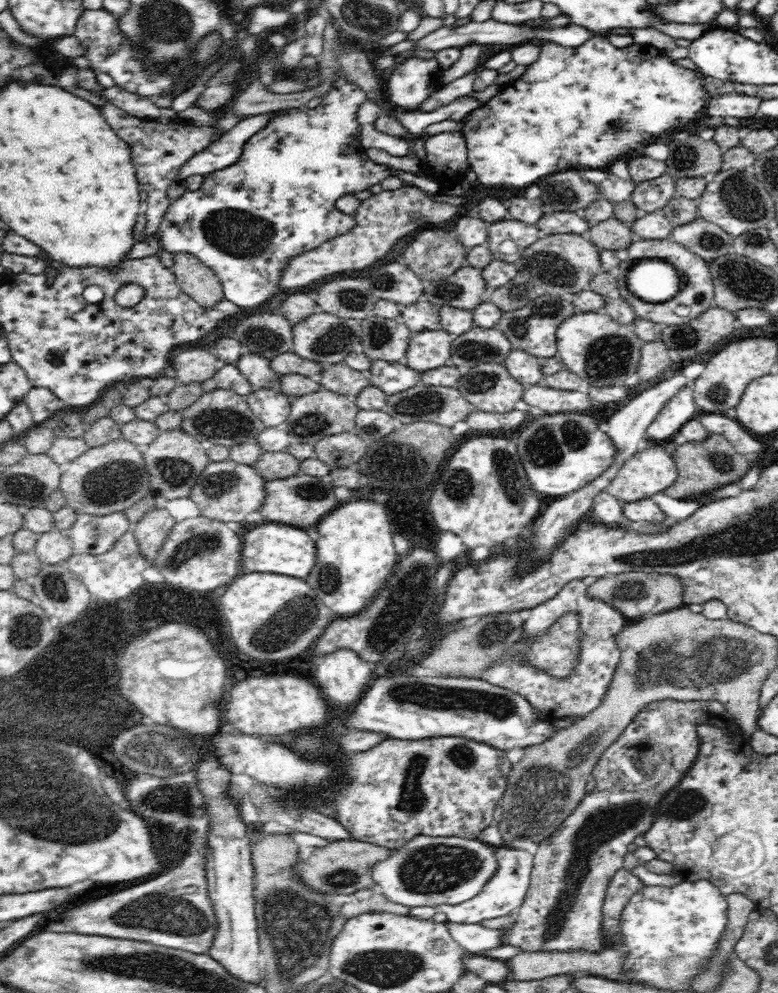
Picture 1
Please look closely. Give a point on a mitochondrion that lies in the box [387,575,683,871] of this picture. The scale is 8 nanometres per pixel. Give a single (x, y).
(546, 789)

